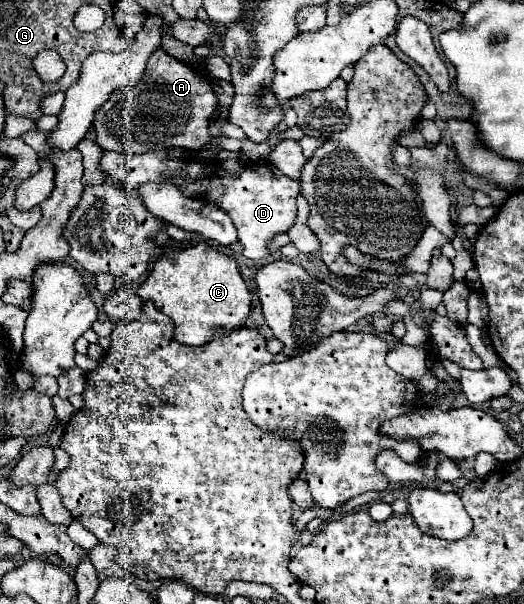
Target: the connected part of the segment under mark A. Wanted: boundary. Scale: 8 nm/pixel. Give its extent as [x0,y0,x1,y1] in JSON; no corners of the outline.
[93,47,219,155]

